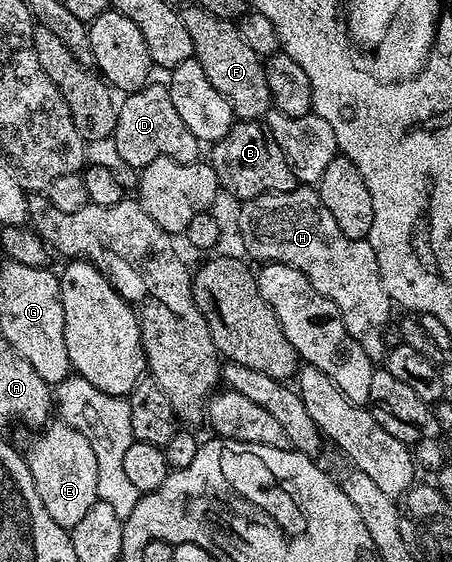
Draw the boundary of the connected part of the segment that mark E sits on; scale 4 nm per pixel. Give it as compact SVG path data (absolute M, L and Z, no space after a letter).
M62 423L48 424L36 437L39 438L32 443L31 450L26 450L25 460L33 475L37 495L41 495L45 511L49 511L49 519L69 531L81 523L89 507L99 500L97 455L93 455L93 447L89 447L89 439L85 439L81 431Z

